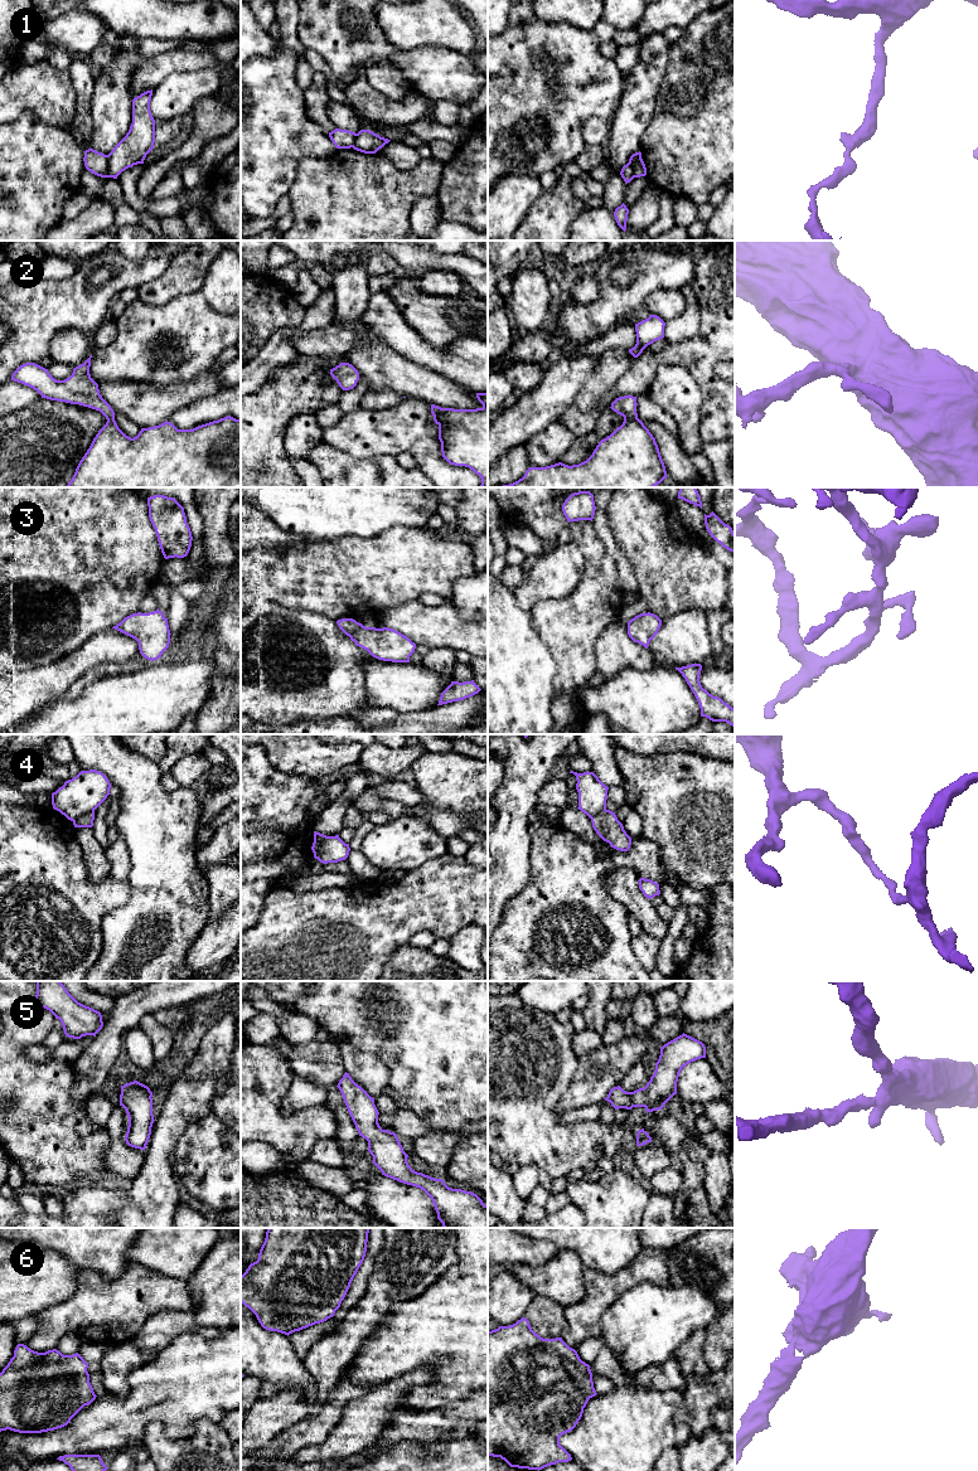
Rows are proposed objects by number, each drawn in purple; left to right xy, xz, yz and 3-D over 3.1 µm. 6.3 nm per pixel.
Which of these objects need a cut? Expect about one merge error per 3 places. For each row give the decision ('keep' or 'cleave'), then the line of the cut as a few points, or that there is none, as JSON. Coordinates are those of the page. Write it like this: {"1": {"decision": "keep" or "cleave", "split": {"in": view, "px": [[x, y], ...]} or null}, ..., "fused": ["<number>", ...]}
{"1": {"decision": "cleave", "split": {"in": "xy", "px": [[106, 155], [107, 174], [110, 176]]}}, "2": {"decision": "keep", "split": null}, "3": {"decision": "keep", "split": null}, "4": {"decision": "cleave", "split": {"in": "xy", "px": [[93, 810], [78, 816], [73, 821]]}}, "5": {"decision": "keep", "split": null}, "6": {"decision": "keep", "split": null}, "fused": ["1", "4"]}

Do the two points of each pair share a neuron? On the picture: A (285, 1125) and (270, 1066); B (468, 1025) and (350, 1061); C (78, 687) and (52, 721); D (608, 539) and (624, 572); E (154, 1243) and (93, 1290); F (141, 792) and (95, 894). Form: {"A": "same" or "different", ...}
{"A": "same", "B": "different", "C": "different", "D": "same", "E": "different", "F": "different"}

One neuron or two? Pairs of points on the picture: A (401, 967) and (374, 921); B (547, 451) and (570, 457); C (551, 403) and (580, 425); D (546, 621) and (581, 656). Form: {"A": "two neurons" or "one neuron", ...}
{"A": "two neurons", "B": "two neurons", "C": "two neurons", "D": "one neuron"}

